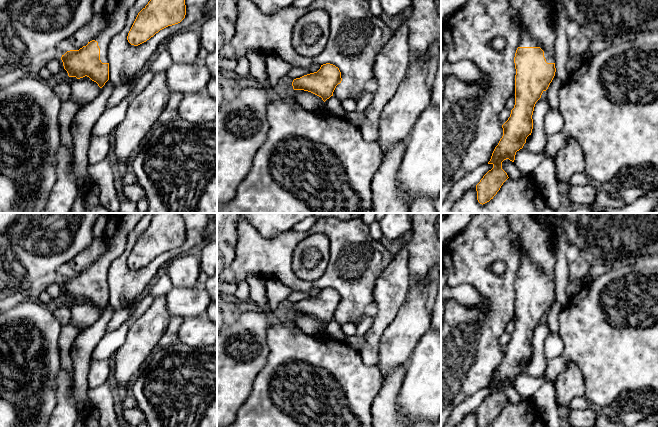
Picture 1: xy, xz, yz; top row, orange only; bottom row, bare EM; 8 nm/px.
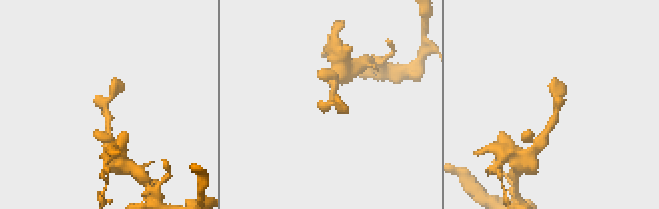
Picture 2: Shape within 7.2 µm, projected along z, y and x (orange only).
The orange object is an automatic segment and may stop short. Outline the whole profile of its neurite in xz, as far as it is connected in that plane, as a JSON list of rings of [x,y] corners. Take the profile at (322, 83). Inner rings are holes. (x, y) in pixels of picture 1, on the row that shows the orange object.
[[[326,63],[321,65],[317,72],[296,78],[292,82],[294,90],[304,90],[311,92],[325,102],[331,96],[338,84],[342,81],[341,72],[333,64]]]

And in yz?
[[[509,0],[509,3],[523,26],[514,57],[515,105],[502,125],[503,136],[488,162],[493,168],[476,185],[477,200],[482,205],[493,199],[509,178],[502,169],[502,162],[506,159],[514,162],[516,152],[523,148],[531,135],[535,104],[548,89],[556,72],[556,32],[550,26],[551,5],[546,0]]]

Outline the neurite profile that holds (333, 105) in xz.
[[[331,96],[324,102],[324,108],[331,113],[343,117],[357,127],[360,127],[365,120],[364,111],[347,112],[343,108],[341,101],[335,96]]]

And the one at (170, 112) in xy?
[[[179,92],[172,93],[165,109],[159,116],[157,123],[164,124],[178,118],[179,117],[178,108],[184,96],[185,95]]]

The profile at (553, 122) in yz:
[[[559,109],[549,110],[544,119],[544,130],[547,136],[551,136],[563,127],[564,121],[561,117]]]

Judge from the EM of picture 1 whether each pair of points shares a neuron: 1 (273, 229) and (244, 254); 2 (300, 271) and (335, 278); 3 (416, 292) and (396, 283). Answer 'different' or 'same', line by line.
1: different
2: different
3: different

